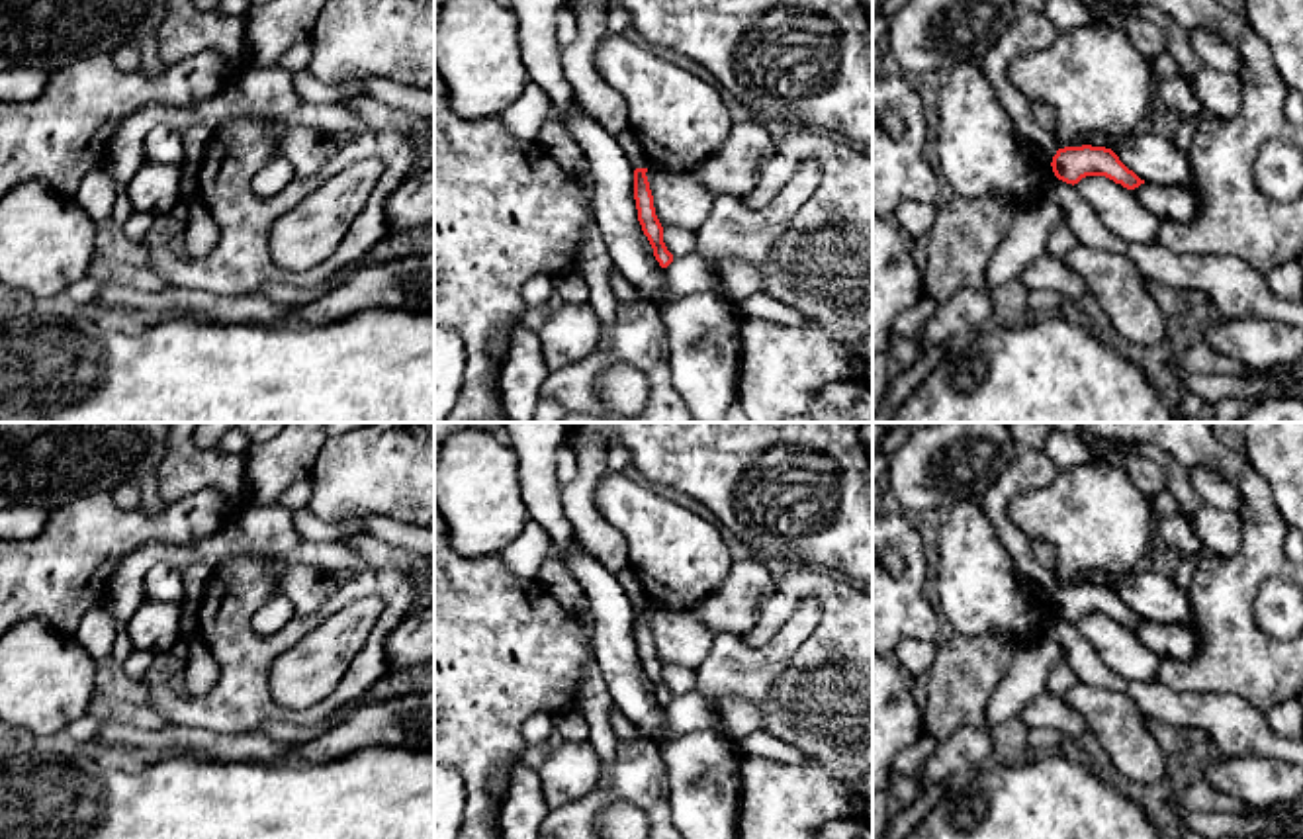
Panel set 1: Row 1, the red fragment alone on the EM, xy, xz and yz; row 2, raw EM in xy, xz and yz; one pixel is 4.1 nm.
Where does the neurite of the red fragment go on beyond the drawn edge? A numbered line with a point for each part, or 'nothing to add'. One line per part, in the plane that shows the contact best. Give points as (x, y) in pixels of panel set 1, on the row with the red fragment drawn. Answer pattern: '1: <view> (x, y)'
nothing to add

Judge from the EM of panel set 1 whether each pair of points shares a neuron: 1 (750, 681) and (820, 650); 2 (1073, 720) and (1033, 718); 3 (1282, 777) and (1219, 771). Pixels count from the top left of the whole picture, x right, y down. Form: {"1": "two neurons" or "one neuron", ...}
{"1": "two neurons", "2": "one neuron", "3": "one neuron"}

